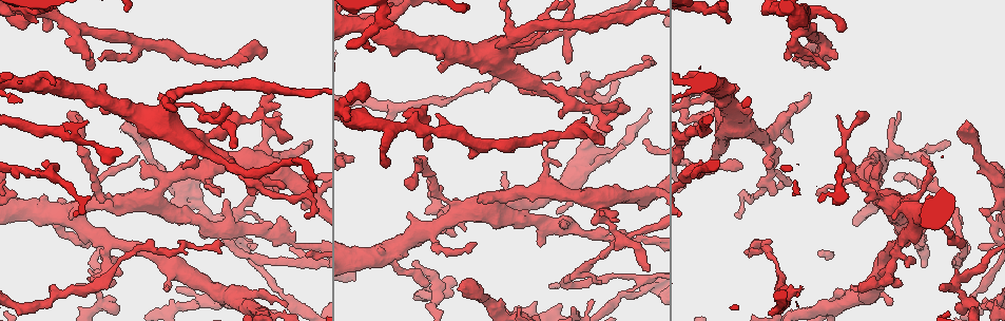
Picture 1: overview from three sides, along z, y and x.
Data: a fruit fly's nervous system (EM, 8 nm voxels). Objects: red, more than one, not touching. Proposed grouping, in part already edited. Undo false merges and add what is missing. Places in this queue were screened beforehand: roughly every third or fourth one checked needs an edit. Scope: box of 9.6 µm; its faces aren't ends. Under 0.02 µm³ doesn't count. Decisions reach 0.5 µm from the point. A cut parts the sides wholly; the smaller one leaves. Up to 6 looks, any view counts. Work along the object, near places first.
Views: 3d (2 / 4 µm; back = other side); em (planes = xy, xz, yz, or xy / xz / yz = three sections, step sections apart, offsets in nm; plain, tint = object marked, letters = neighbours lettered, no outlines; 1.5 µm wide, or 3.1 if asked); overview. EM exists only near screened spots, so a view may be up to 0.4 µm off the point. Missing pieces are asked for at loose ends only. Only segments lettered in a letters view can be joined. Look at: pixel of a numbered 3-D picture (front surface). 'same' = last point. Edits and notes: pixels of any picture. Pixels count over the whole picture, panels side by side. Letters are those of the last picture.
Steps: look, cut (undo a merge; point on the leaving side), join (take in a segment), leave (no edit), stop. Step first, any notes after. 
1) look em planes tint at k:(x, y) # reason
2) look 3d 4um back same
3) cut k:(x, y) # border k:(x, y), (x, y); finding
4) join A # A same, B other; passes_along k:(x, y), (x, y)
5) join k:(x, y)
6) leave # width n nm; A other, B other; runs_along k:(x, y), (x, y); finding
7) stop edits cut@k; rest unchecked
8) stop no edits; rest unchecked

look 3d 4um at 1:(312, 141)

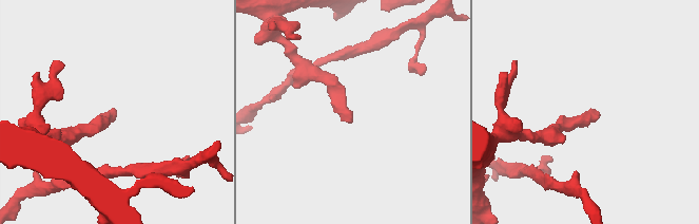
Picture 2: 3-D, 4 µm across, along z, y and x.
look em planes letters at 2:(115, 113)

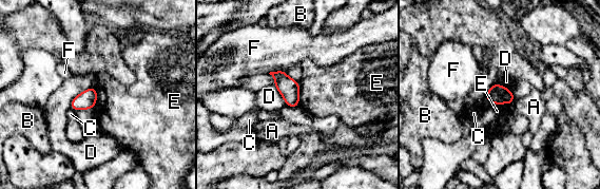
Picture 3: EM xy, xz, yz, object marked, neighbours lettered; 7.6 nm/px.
leave # A other, B other, C other, D other, E other, F other; border 3:(485, 97), (490, 102), (509, 106); none of them fits

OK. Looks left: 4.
look em 3.1um xz step 16 tint at 1:(264, 159) # sudden change in width

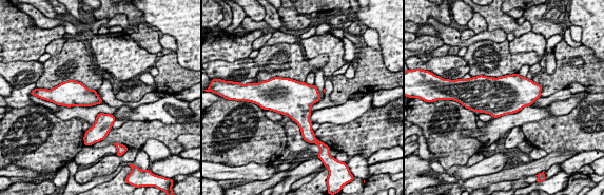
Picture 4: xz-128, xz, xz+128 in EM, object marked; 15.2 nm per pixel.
look em 3.1um planes letters same

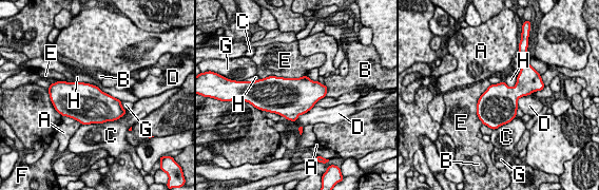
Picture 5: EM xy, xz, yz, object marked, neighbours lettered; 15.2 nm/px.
leave # width 500 nm; longest_contact H 900 nm; A other, B other, C other, D other, E other, F other, G other, H other; all the same neuron

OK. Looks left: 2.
look em planes letters at 1:(748, 251) # sharp bend

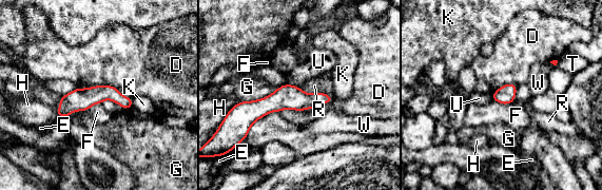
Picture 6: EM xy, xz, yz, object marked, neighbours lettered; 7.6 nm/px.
leave # width 140 nm; D other, E other, F other, G other, H other, K other, R other, T other, U other, W other; border 6:(492, 99), (502, 103), (513, 101); continuous, no second neuron

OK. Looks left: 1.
stop no edits; rest unchecked

